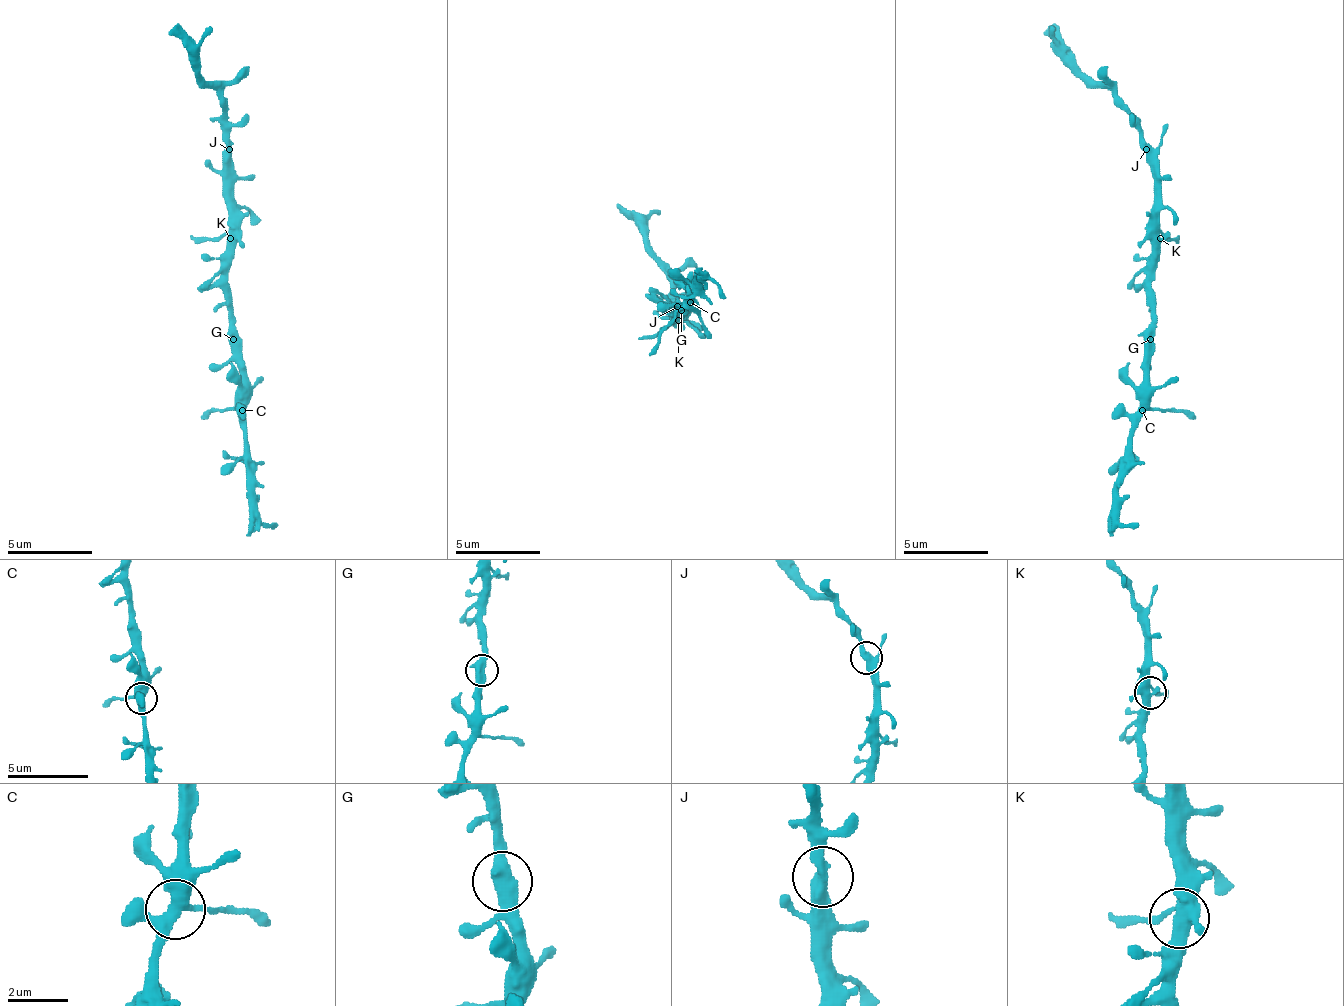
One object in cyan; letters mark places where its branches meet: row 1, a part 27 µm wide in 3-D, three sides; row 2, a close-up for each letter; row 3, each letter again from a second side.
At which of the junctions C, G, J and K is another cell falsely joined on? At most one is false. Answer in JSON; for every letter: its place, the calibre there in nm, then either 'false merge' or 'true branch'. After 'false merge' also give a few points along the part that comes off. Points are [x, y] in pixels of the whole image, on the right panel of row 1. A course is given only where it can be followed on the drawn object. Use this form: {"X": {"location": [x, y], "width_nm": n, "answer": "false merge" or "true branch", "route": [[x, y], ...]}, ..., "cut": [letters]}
{"C": {"location": [1142, 410], "width_nm": 420, "answer": "true branch"}, "G": {"location": [1150, 339], "width_nm": 500, "answer": "true branch"}, "J": {"location": [1146, 149], "width_nm": 320, "answer": "true branch"}, "K": {"location": [1160, 238], "width_nm": 420, "answer": "true branch"}, "cut": []}

